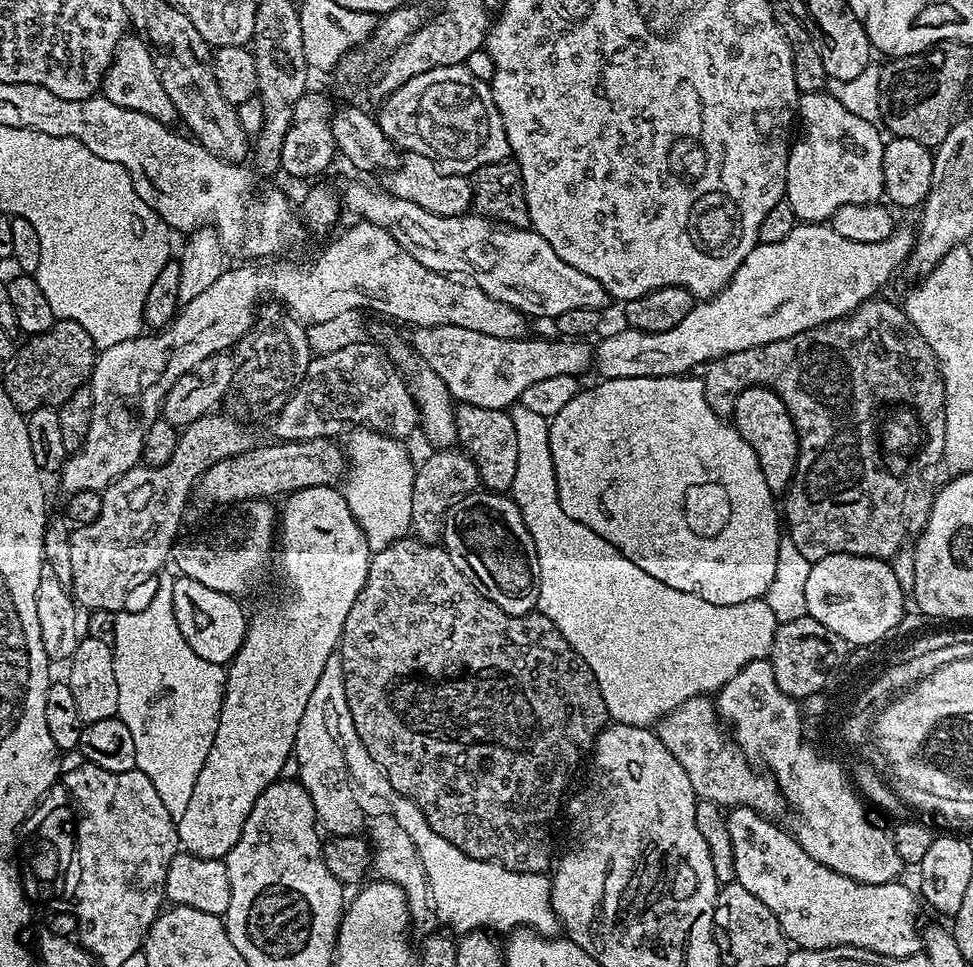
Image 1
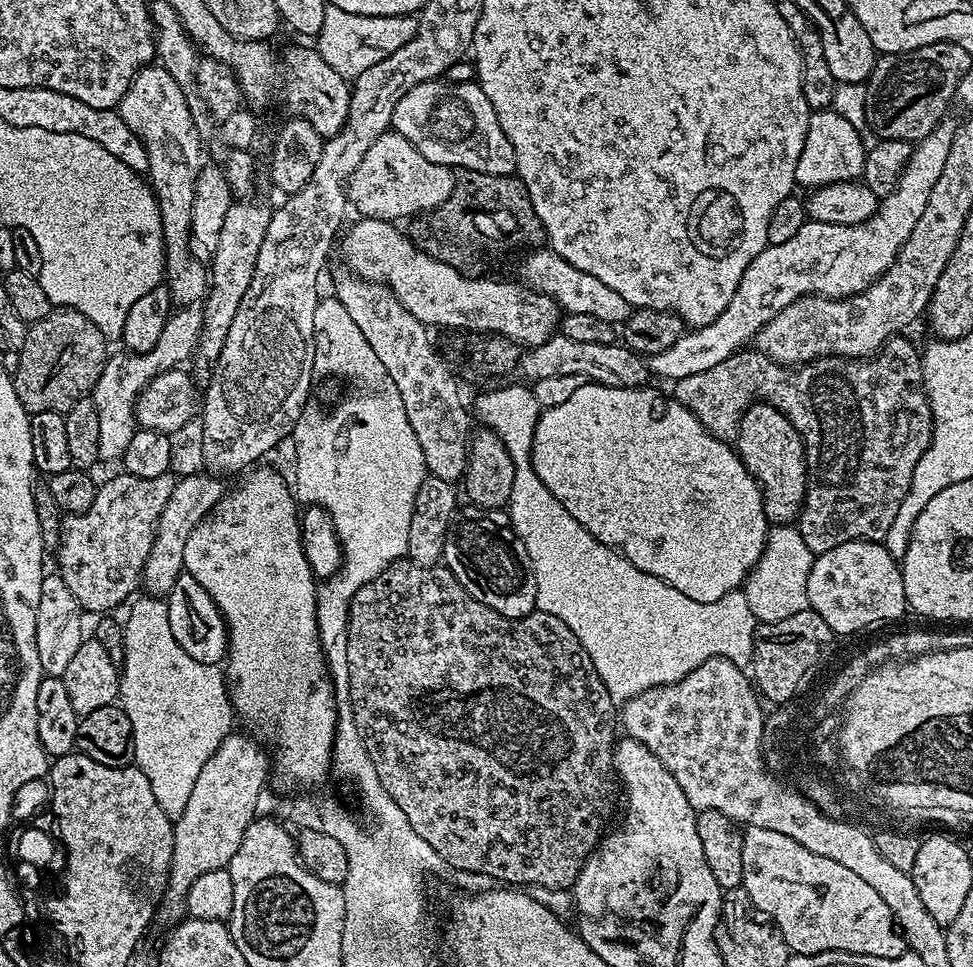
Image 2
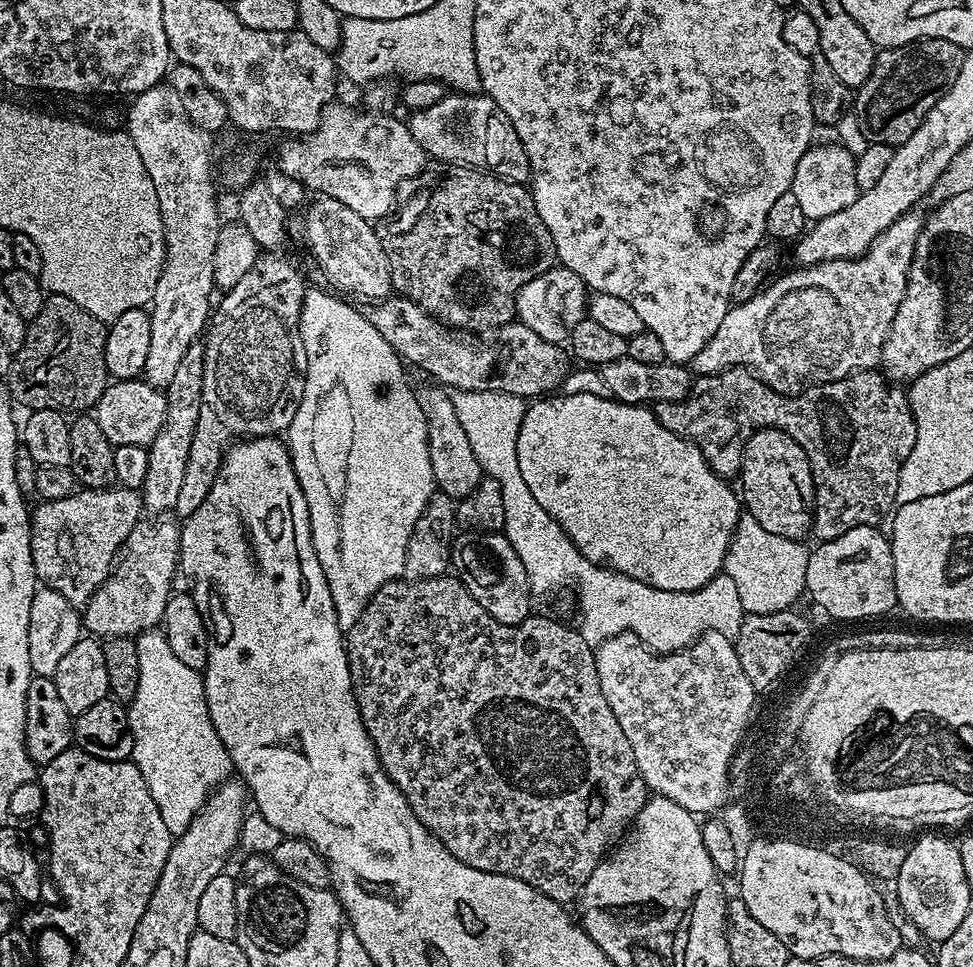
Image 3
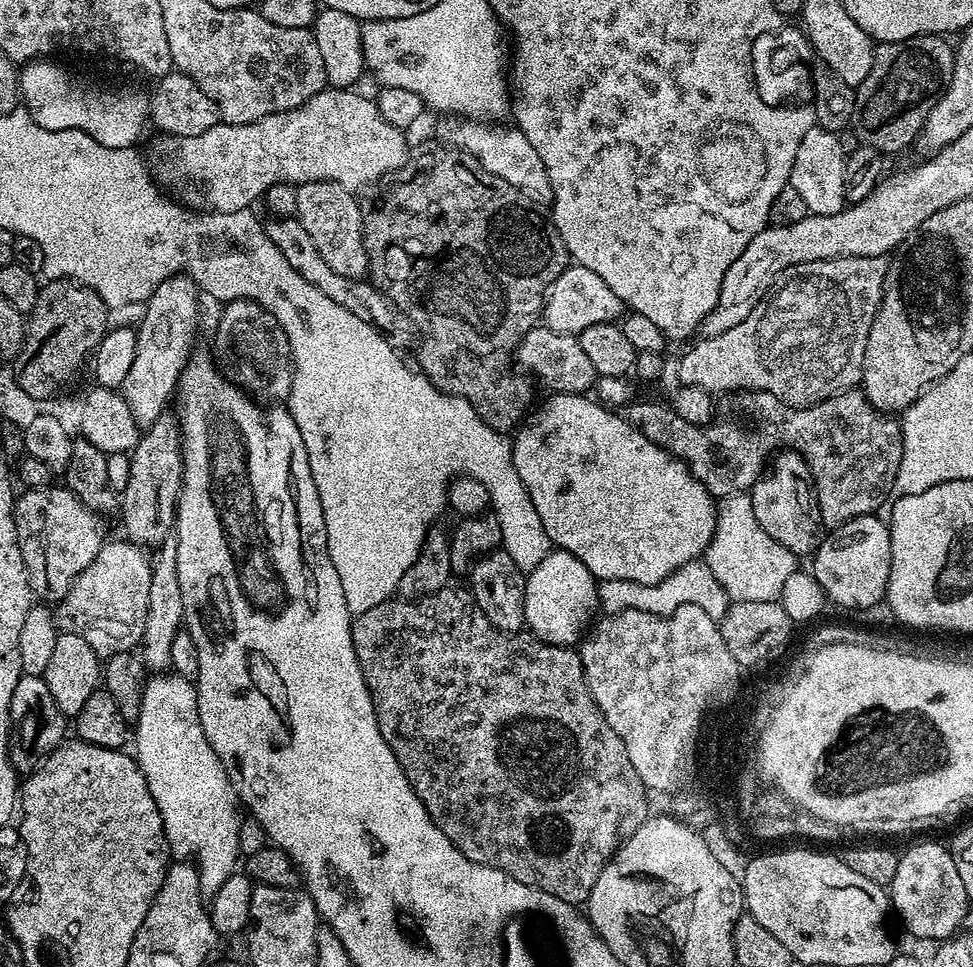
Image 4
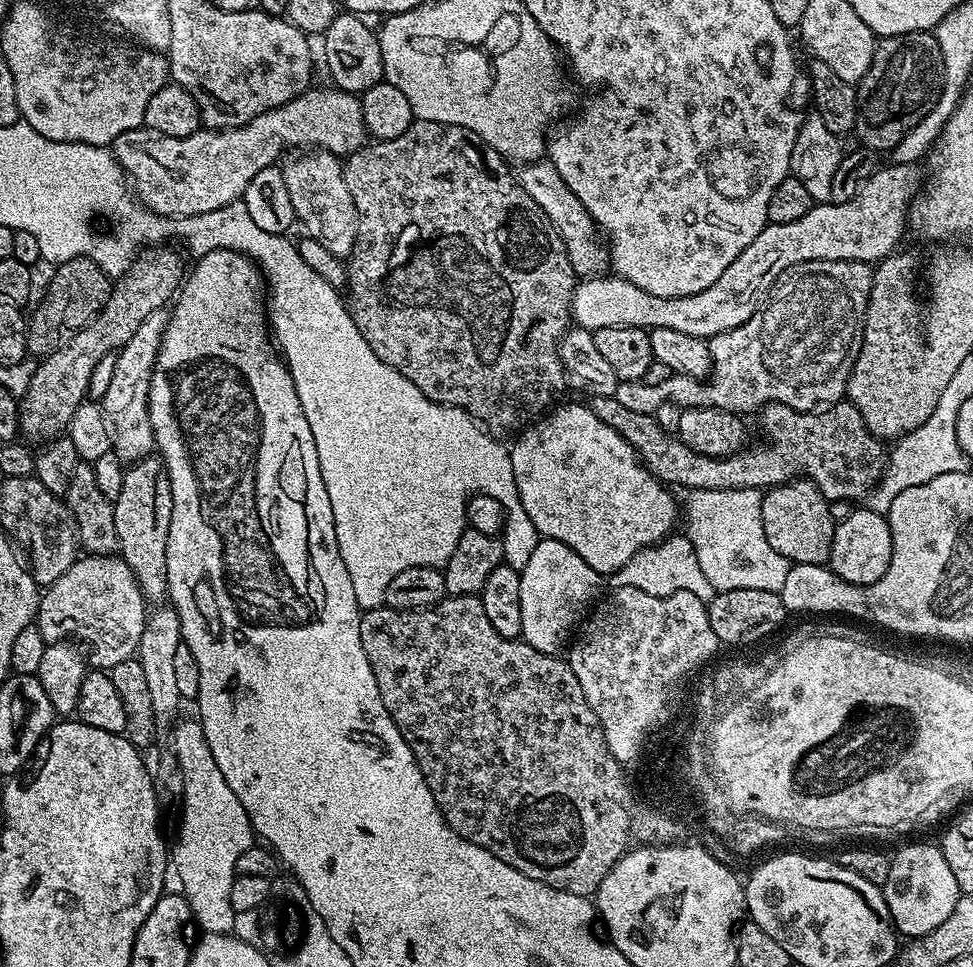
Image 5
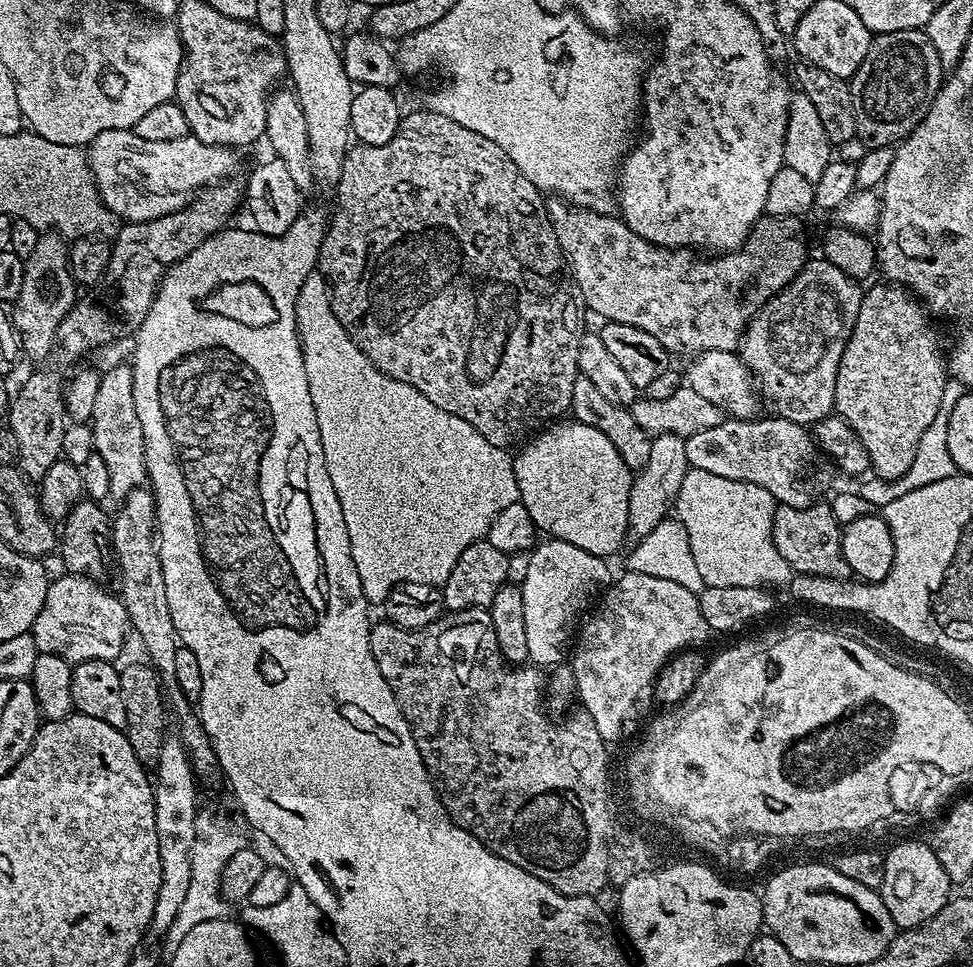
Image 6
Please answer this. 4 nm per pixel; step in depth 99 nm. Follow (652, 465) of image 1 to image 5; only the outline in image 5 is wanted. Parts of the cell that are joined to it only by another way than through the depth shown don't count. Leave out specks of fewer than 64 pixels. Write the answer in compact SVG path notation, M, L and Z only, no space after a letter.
M568 404L565 408L560 407L553 407L547 415L537 419L515 441L517 444L514 446L511 445L510 455L512 457L512 469L514 470L514 482L518 486L520 501L530 518L530 522L534 522L534 526L541 537L557 540L566 546L570 546L570 550L574 550L574 554L578 554L578 558L582 558L582 562L586 562L586 566L590 566L598 573L609 574L616 572L620 567L626 566L630 558L638 555L642 549L648 548L669 537L670 533L675 529L672 527L676 524L676 500L668 493L671 491L641 464L639 456L626 442L626 438L622 438L622 434L610 430L610 426L606 426L606 422L602 422L602 418L594 415L591 407L584 405L583 408L580 404Z

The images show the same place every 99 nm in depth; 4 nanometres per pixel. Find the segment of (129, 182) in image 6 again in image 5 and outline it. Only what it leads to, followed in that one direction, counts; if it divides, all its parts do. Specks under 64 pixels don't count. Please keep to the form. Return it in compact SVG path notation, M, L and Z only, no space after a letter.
M309 87L302 96L294 97L269 112L258 114L250 122L237 128L222 128L219 130L201 130L190 134L186 138L174 138L152 132L146 127L135 128L112 141L110 151L114 159L120 163L125 177L134 181L134 195L141 204L145 204L152 212L160 216L201 216L210 214L219 207L226 206L243 197L246 186L254 179L258 170L266 170L277 163L276 159L287 148L300 148L296 150L323 150L331 152L339 158L347 158L352 153L365 147L369 134L364 119L360 96L343 92L338 87L328 88Z

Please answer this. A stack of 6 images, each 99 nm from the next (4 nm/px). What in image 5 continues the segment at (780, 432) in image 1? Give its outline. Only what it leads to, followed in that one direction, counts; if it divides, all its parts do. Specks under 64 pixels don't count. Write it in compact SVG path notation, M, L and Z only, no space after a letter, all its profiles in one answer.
M799 478L793 484L769 487L763 493L762 530L766 530L766 542L792 564L828 564L832 549L832 535L836 529L829 501L825 500L816 485L807 478Z

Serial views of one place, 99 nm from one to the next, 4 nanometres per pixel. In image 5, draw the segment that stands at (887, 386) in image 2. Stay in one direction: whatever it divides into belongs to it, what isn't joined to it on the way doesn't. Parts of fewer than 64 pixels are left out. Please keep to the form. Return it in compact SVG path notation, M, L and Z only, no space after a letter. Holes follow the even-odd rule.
M592 396L591 400L590 400L590 407L591 407L591 410L594 413L594 415L596 415L598 418L602 418L602 422L606 422L606 426L610 426L610 430L614 430L618 434L622 434L622 438L626 438L626 442L629 444L629 446L631 448L633 448L634 451L636 451L637 456L639 456L641 464L643 464L644 467L647 468L648 471L651 472L652 475L655 476L657 480L663 482L665 485L668 485L668 486L673 486L672 484L681 484L681 486L684 487L684 490L695 490L697 488L709 488L710 490L730 490L731 488L758 488L758 489L764 490L764 489L767 489L769 487L769 484L770 484L770 481L768 481L768 468L772 472L788 472L788 471L791 470L792 464L793 464L794 467L801 468L801 470L804 471L804 472L801 472L801 473L803 473L803 475L805 477L807 477L807 479L811 480L812 483L816 485L816 489L820 493L823 494L825 500L827 500L829 502L835 502L835 500L860 500L861 499L860 501L863 501L865 499L865 497L867 497L869 495L869 493L871 493L872 489L875 488L876 485L880 483L880 478L881 478L881 476L884 475L884 470L885 470L885 467L886 467L886 448L885 448L885 445L882 443L879 436L874 435L874 433L872 433L872 431L868 429L868 427L866 426L866 422L862 418L862 414L858 414L858 410L850 402L841 402L841 403L836 404L835 406L833 406L833 408L827 408L824 412L799 412L798 410L794 410L793 408L791 408L790 406L786 406L785 404L766 404L766 405L764 405L762 411L759 413L759 416L761 415L760 420L761 420L762 423L764 423L765 430L768 431L770 435L772 435L773 442L776 443L778 447L780 447L780 449L772 448L772 449L769 450L768 456L769 456L770 459L772 459L772 461L770 461L769 464L768 464L768 456L764 452L748 452L749 450L744 450L744 451L741 451L739 454L734 455L734 456L703 456L702 454L698 454L694 450L690 450L690 446L686 446L685 444L683 444L683 442L681 442L680 439L678 439L675 435L668 435L667 433L665 433L662 430L662 426L660 426L659 422L656 421L655 416L647 416L646 414L637 414L636 411L634 411L634 410L626 410L626 406L622 406L622 402L618 402L616 400L615 396ZM851 424L853 424L853 426L856 427L858 431L860 431L861 440L852 440L851 434L848 433L848 432L844 432L844 431L847 430L848 427L851 426ZM827 432L844 432L844 433L841 434L840 440L823 440L823 436L826 435Z

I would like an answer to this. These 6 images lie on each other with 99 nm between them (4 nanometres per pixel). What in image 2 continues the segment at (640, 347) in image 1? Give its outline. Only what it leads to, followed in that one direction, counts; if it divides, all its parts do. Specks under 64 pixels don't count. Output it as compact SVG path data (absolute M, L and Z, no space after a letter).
M941 122L931 134L919 140L913 147L912 157L908 159L907 166L902 170L900 181L892 193L879 201L876 215L863 220L860 224L850 226L838 226L808 218L805 219L802 230L798 230L798 234L790 238L790 242L778 242L763 248L754 258L754 262L746 266L746 274L742 274L742 282L738 282L738 290L734 290L730 306L726 306L726 310L718 314L718 318L712 324L685 331L684 335L678 338L678 342L674 342L674 346L662 350L662 354L647 357L649 373L653 377L661 376L669 382L690 378L690 374L702 374L702 370L718 366L718 362L730 358L736 351L743 349L747 345L744 343L747 340L749 343L756 337L766 326L766 322L770 322L770 318L774 318L783 308L790 306L801 296L819 294L843 298L869 288L896 261L900 247L904 245L906 238L910 238L914 226L918 226L918 218L922 218L922 210L926 210L926 202L930 202L930 190L934 190L934 182L938 182L946 166L946 154L950 154L950 146L956 136L957 125L948 123Z

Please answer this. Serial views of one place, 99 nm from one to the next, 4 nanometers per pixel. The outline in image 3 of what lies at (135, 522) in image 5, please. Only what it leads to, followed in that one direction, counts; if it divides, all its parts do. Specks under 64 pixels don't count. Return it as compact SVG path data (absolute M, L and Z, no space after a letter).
M197 342L186 350L182 362L174 373L174 378L168 383L166 395L166 422L162 430L147 447L150 466L146 469L146 480L142 489L142 504L149 513L164 514L175 509L178 502L178 490L182 490L182 481L186 475L186 458L190 458L190 442L194 442L194 434L201 427L200 412L204 408L204 346Z

